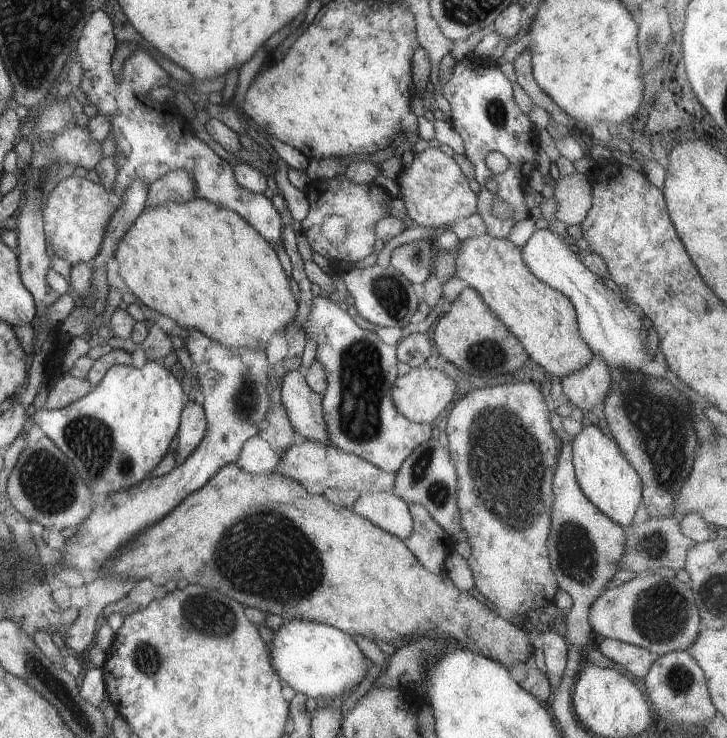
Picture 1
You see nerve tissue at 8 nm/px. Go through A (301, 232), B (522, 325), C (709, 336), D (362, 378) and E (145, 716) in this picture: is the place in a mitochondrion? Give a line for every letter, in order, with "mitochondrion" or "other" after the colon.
A: other
B: other
C: other
D: mitochondrion
E: other

